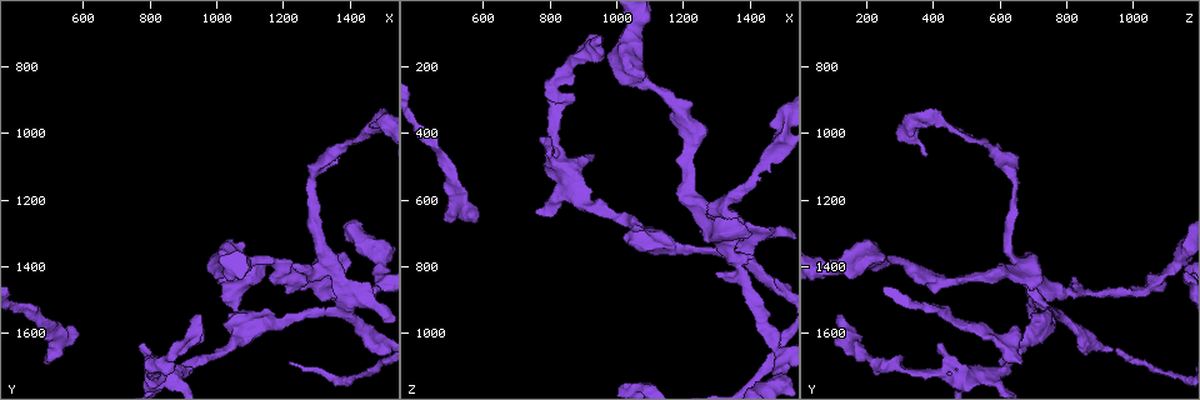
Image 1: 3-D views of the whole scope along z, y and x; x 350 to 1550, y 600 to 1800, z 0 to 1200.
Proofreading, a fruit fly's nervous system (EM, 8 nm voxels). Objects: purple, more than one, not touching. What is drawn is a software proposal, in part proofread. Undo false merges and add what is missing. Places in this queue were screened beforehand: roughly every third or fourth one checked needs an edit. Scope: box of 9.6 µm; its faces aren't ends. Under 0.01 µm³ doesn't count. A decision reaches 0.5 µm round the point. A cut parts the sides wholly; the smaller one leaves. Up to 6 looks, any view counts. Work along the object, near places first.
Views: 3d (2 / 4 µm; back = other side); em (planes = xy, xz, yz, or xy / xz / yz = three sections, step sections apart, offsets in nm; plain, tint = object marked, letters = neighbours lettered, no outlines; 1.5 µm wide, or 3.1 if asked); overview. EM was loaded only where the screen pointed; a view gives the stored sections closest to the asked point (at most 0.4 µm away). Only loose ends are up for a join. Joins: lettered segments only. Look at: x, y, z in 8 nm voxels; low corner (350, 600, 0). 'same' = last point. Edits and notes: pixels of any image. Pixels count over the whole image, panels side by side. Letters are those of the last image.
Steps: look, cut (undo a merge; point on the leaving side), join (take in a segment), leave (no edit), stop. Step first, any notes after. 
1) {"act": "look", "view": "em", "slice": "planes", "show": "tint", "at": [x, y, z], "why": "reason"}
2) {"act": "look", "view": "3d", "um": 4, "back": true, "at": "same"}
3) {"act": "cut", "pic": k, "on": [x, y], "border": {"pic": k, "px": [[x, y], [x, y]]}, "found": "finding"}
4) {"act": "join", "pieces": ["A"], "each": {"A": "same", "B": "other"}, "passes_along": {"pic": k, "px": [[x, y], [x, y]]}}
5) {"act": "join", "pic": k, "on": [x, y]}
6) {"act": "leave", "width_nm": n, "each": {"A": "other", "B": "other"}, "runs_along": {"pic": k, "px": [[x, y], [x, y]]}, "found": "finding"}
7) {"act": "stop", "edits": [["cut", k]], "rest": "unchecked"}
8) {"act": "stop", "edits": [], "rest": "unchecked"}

{"act": "look", "view": "3d", "um": 4, "at": [500, 1690, 670], "why": "free end"}

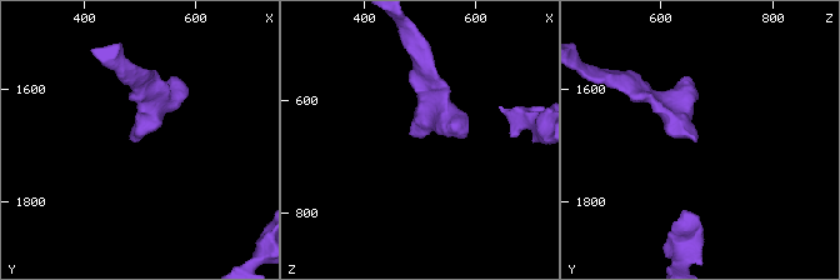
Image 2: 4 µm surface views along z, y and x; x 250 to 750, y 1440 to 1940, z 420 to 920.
{"act": "look", "view": "em", "slice": "xy", "step": 8, "show": "tint", "at": [495, 1700, 665]}

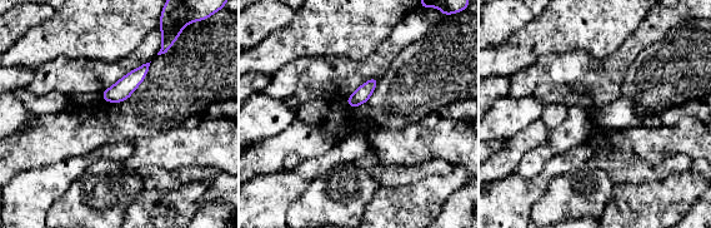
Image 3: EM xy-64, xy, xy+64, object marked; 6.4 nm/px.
{"act": "look", "view": "em", "slice": "planes", "show": "letters", "at": "same"}

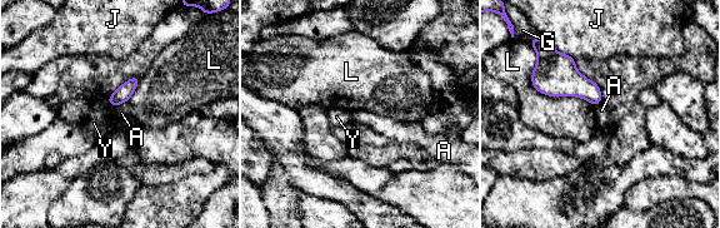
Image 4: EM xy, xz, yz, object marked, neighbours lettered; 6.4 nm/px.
{"act": "leave", "each": {"A": "other", "G": "other", "J": "other", "L": "other", "Y": "other"}, "found": "no lettered segment goes on from it"}

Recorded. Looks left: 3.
{"act": "look", "view": "3d", "um": 4, "back": true, "at": [810, 1710, 290], "why": "a fork"}

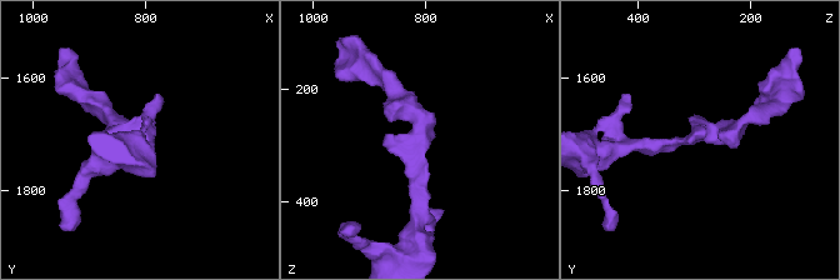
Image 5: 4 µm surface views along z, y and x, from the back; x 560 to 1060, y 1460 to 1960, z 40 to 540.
{"act": "look", "view": "em", "slice": "planes", "show": "tint", "at": [805, 1700, 290], "why": "need the tissue"}

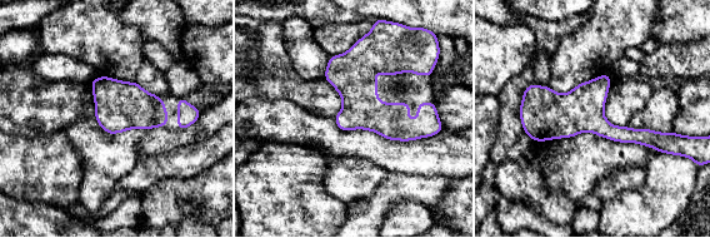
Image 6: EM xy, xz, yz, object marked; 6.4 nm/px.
{"act": "look", "view": "em", "slice": "planes", "show": "letters", "at": "same", "why": "see the neighbours"}

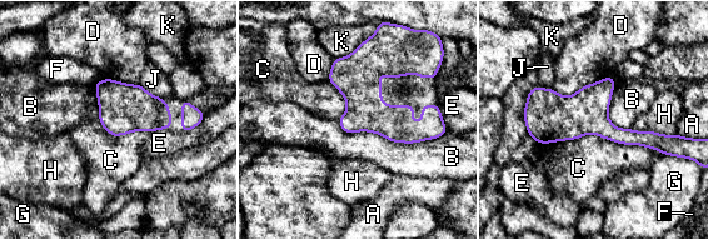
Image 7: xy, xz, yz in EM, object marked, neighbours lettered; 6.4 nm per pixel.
{"act": "leave", "width_nm": 260, "each": {"A": "other", "B": "other", "C": "other", "D": "other", "E": "other", "F": "other", "G": "other", "H": "other", "J": "other", "K": "other"}, "runs_along": {"pic": 7, "px": [[529, 99], [617, 135], [671, 139]]}, "found": "all the same neuron"}

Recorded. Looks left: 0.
{"act": "stop", "edits": [], "rest": "unchecked"}

